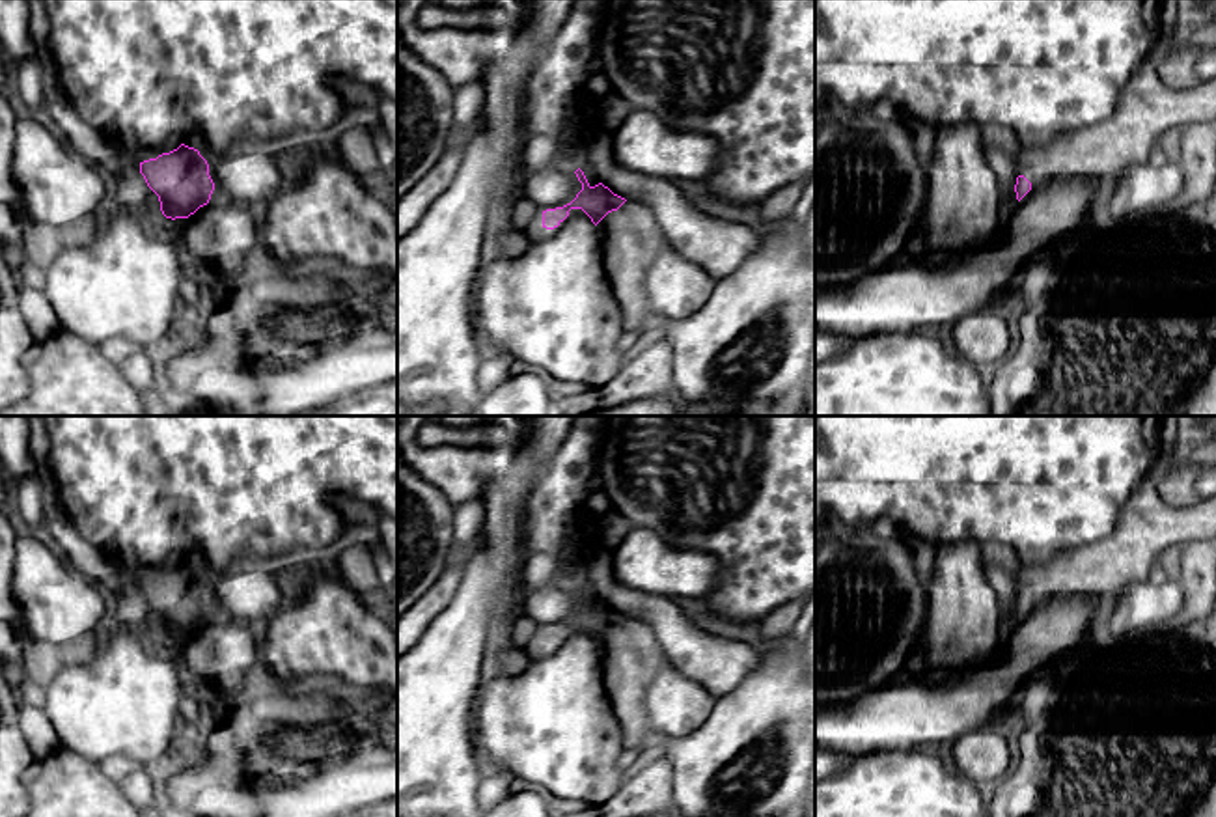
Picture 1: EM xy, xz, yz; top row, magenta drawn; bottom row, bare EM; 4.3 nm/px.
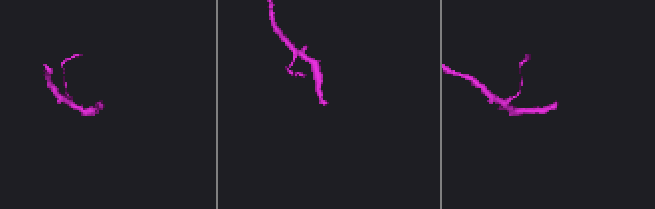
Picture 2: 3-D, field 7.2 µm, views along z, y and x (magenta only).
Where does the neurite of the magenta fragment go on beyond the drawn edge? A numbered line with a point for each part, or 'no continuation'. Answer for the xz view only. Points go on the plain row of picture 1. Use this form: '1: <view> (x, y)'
1: xz (631, 655)

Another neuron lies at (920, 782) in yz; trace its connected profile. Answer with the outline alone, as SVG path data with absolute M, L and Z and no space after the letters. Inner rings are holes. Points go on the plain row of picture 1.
M877 750L860 755L841 774L815 780L815 817L988 817L987 789L959 774L942 750Z

